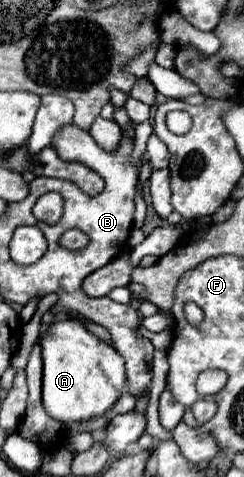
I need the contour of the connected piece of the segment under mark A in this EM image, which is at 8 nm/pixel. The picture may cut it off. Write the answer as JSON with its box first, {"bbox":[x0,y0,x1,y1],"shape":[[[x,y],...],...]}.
{"bbox":[39,319,125,423],"shape":[[[59,319],[47,329],[39,345],[43,351],[43,407],[53,419],[67,421],[67,423],[83,423],[83,421],[103,417],[113,409],[115,401],[119,401],[123,393],[125,361],[109,343],[89,333],[75,319]]]}

